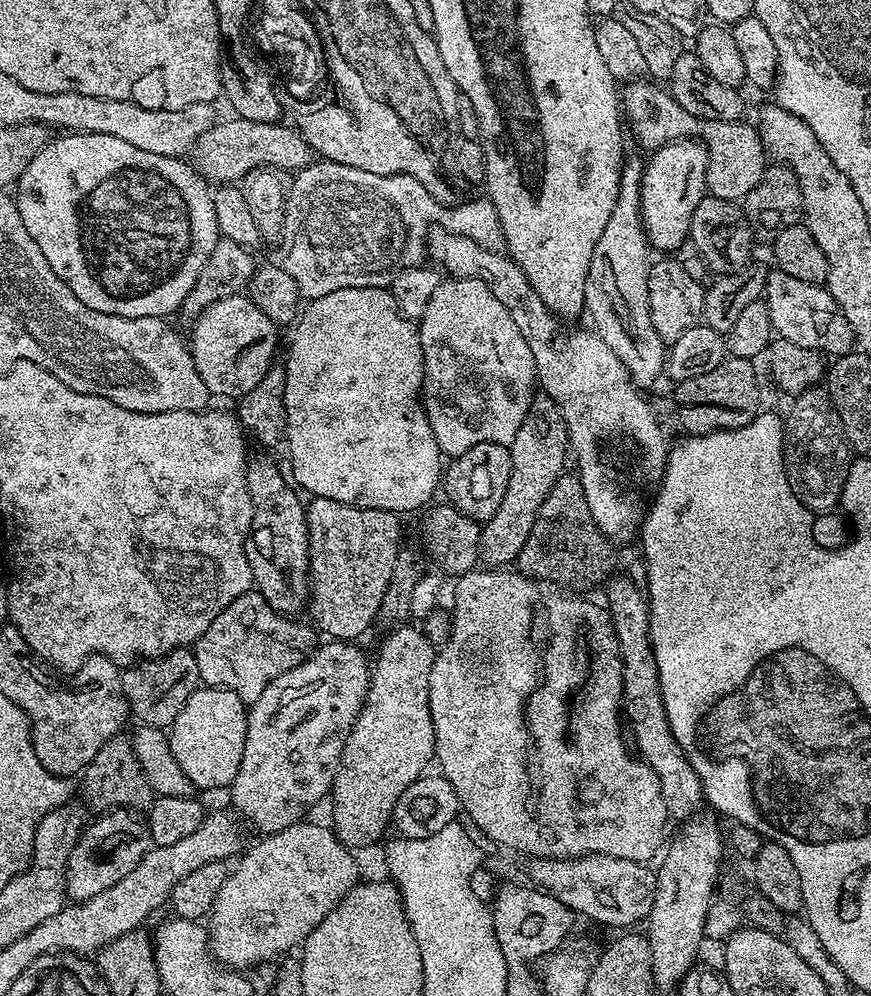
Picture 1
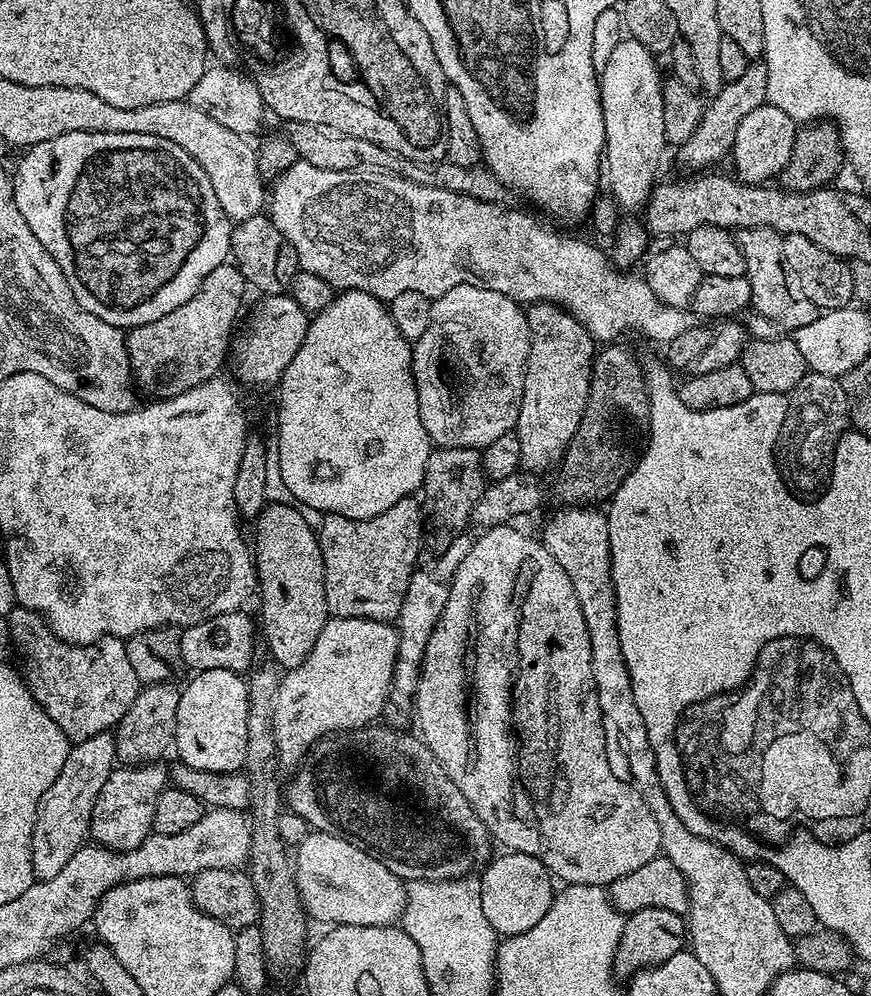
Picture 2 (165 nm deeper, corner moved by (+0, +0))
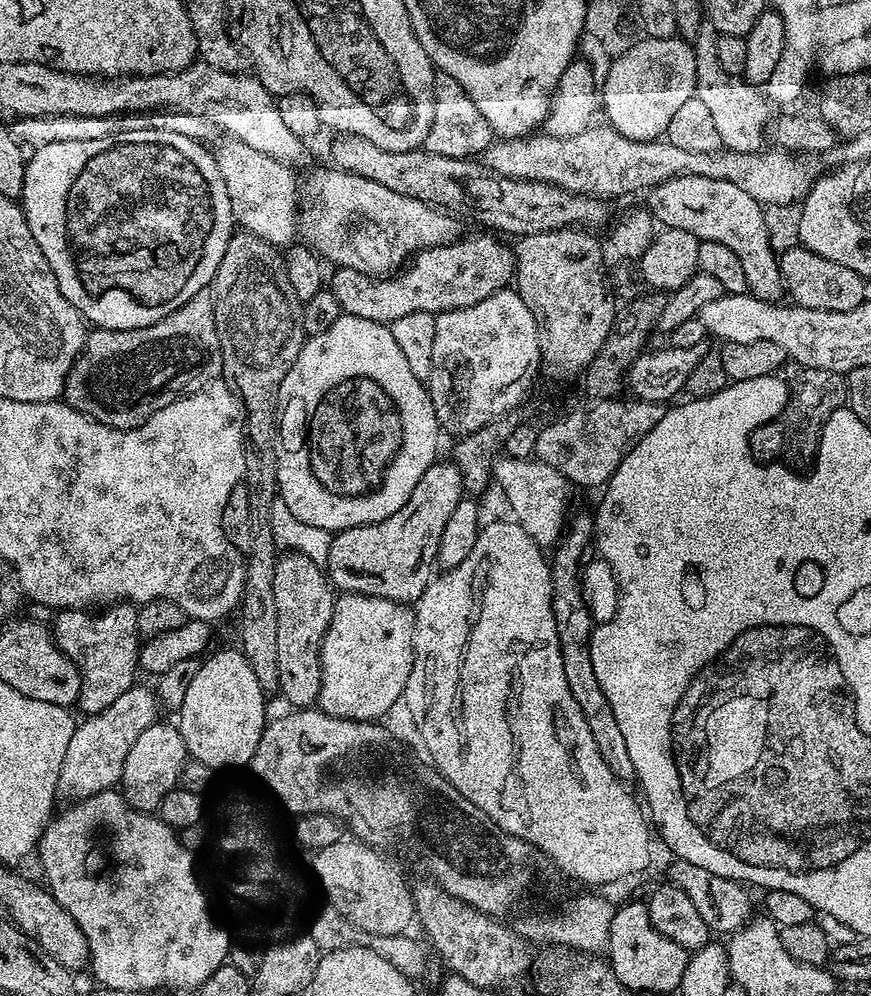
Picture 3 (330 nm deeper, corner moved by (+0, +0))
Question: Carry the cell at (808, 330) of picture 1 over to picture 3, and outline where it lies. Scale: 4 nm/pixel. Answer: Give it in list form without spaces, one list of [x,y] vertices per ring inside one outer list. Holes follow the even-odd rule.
[[[679,176],[656,185],[647,196],[647,211],[664,228],[690,230],[690,234],[697,236],[700,241],[722,242],[722,246],[734,250],[734,254],[738,254],[738,262],[742,262],[742,271],[746,273],[748,292],[754,298],[776,302],[785,295],[778,252],[772,249],[768,224],[764,221],[765,209],[754,198],[750,198],[746,190],[722,178]]]

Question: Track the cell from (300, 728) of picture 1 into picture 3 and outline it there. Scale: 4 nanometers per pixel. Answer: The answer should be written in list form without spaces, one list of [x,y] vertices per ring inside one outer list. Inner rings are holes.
[[[353,592],[337,595],[332,605],[330,626],[320,644],[320,711],[343,720],[361,722],[373,722],[380,717],[387,717],[391,708],[401,703],[406,682],[410,678],[414,662],[415,629],[416,614],[409,605]]]

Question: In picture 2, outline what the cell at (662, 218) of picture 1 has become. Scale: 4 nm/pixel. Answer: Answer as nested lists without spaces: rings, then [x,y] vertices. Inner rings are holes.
[[[750,62],[746,71],[739,78],[734,78],[723,84],[720,91],[711,97],[712,101],[704,104],[704,113],[690,138],[679,145],[680,160],[688,168],[708,170],[711,164],[716,163],[731,153],[734,146],[735,134],[738,132],[738,122],[750,114],[750,110],[758,110],[758,106],[766,103],[766,66],[762,62]]]

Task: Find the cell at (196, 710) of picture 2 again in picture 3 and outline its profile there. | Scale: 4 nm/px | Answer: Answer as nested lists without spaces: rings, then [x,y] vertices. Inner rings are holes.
[[[232,648],[226,649],[225,652],[213,651],[203,661],[205,664],[201,663],[197,667],[194,678],[190,678],[190,686],[186,686],[186,698],[182,698],[182,706],[178,709],[178,727],[186,742],[189,757],[208,768],[240,768],[243,764],[244,767],[251,765],[254,750],[258,750],[258,742],[264,733],[266,693],[258,684],[258,677],[243,652]]]

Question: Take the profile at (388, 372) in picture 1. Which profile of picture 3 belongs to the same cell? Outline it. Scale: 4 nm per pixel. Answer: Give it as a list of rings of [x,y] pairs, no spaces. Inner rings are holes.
[[[341,314],[326,330],[309,335],[305,339],[294,366],[290,366],[286,378],[282,378],[276,442],[278,486],[280,487],[278,495],[286,502],[286,505],[290,506],[290,511],[295,518],[306,522],[308,526],[321,527],[322,530],[333,534],[354,526],[382,522],[382,518],[390,518],[390,514],[394,514],[394,510],[402,510],[402,506],[406,506],[414,486],[418,486],[418,478],[422,478],[422,474],[426,474],[426,470],[431,464],[437,463],[436,435],[441,435],[441,432],[441,426],[434,414],[432,400],[428,397],[425,381],[420,380],[414,374],[414,370],[410,370],[398,342],[394,342],[391,327],[378,322],[370,322],[370,318]]]

